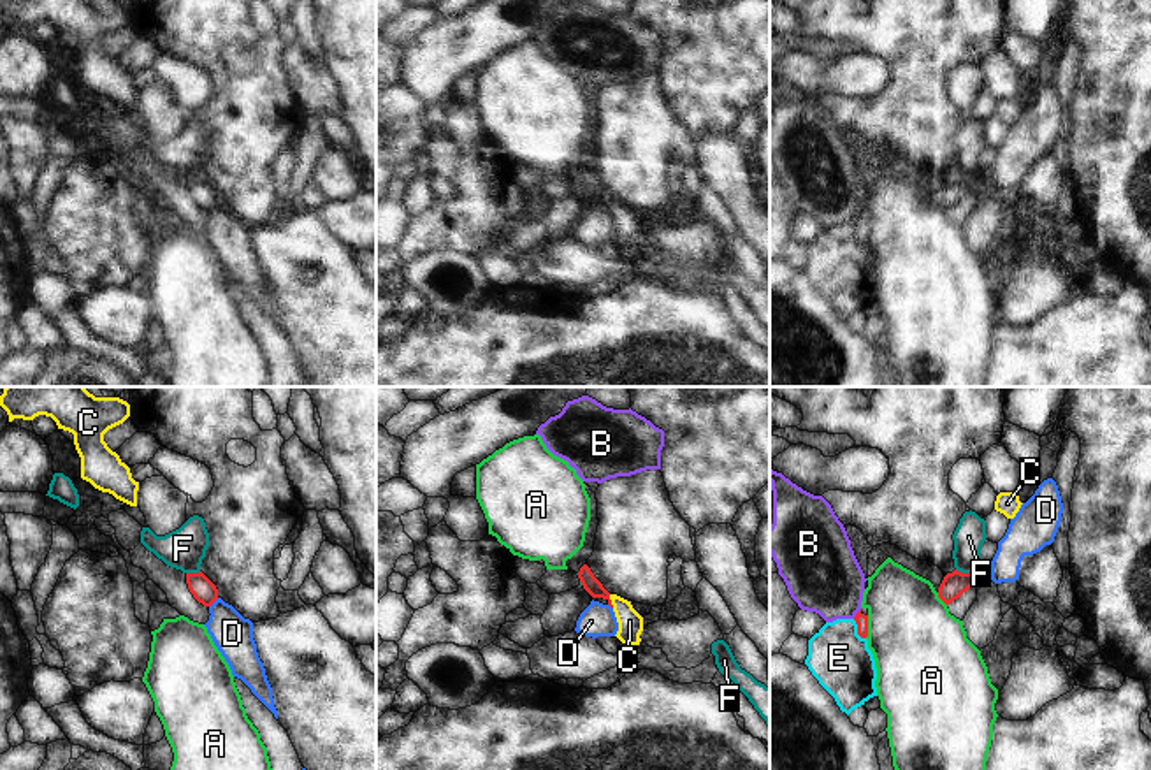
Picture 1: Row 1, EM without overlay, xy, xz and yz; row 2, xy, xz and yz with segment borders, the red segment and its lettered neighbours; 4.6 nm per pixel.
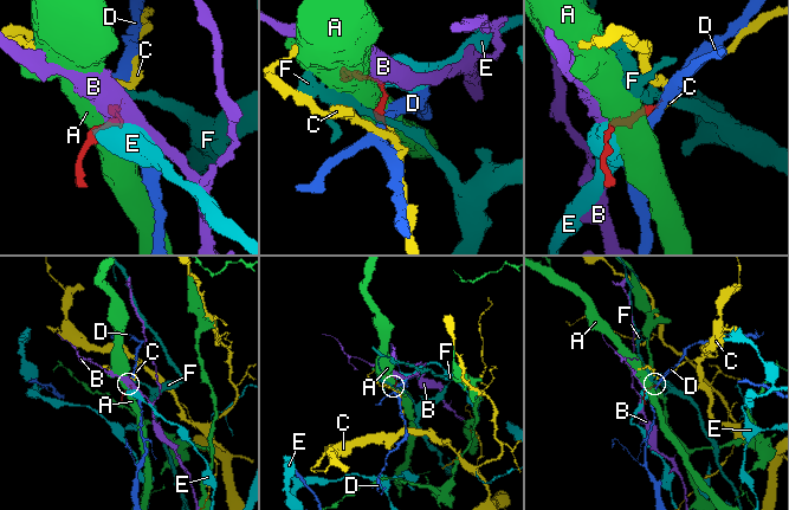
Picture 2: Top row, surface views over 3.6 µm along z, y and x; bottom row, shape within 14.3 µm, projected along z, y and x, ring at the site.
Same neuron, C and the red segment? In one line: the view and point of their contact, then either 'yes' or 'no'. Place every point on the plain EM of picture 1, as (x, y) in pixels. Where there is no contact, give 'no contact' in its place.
xz (610, 208) | yes

